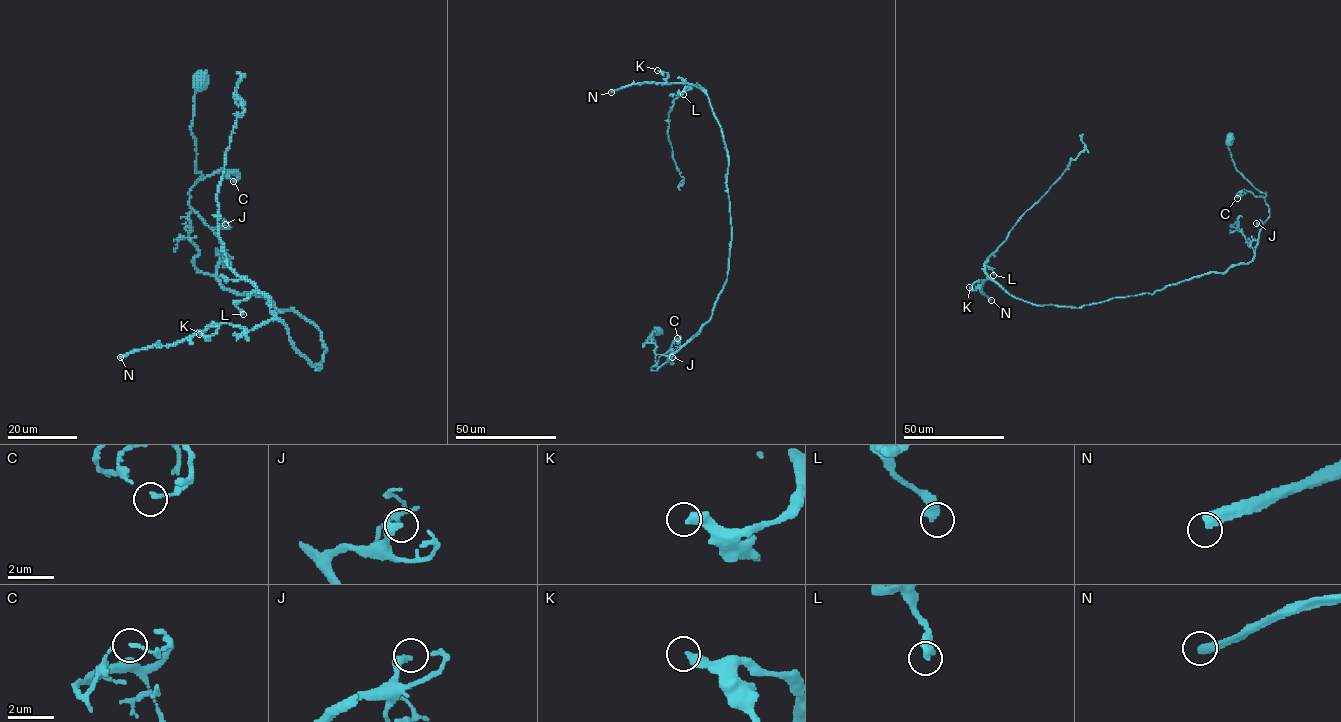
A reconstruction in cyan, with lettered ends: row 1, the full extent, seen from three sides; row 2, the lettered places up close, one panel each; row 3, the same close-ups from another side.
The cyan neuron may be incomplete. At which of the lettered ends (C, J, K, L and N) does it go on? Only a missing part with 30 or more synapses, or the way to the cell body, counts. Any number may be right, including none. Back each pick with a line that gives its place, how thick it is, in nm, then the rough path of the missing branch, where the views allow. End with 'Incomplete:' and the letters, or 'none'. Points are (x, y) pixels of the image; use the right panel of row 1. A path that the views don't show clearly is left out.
N: Place: (991, 300). Thickness 440 nm. Course of what is missing: (991, 300), (999, 301), (996, 308), (1001, 315), (1007, 315), (1009, 296), (1019, 286), (1027, 285)
Incomplete: N

